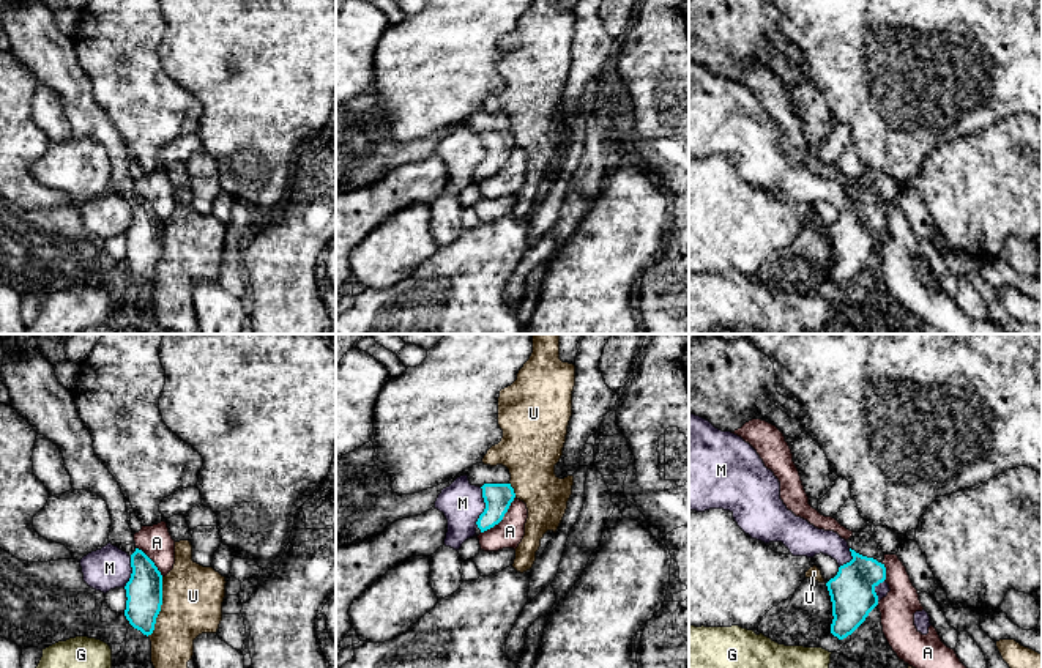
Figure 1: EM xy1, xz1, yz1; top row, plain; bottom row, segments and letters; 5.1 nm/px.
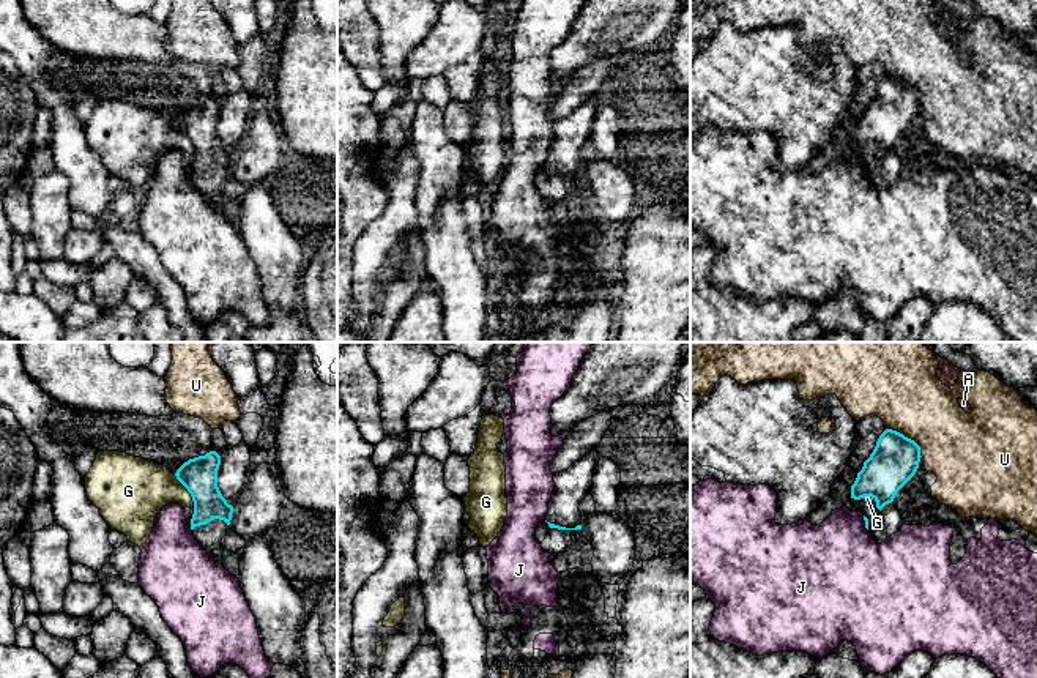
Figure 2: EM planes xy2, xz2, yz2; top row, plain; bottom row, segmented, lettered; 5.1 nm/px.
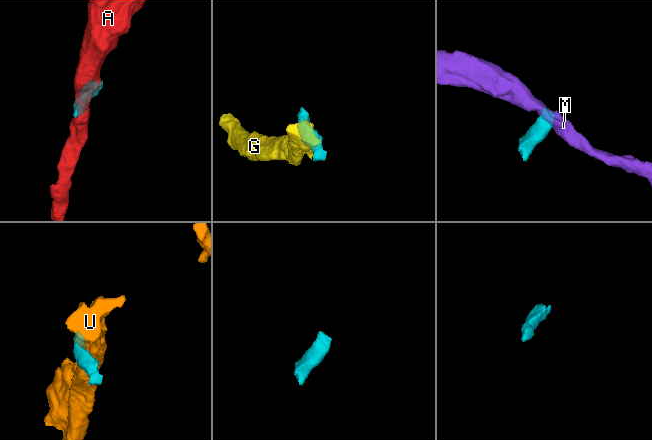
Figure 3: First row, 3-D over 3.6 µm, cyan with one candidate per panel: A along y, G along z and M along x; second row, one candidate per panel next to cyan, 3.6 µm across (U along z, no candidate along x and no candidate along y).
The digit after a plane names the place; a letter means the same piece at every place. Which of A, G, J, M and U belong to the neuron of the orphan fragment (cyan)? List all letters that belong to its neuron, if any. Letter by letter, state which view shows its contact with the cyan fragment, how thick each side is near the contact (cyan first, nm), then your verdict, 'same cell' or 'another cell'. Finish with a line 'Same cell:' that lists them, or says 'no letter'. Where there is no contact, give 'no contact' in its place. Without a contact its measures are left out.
A: xz1 | 140/150 nm | another cell
G: xy2 | 190/320 nm | another cell
J: yz2 | 20/440 nm | another cell
M: xz1 | 140/220 nm | another cell
U: xy1 | 190/320 nm | another cell
Same cell: no letter

